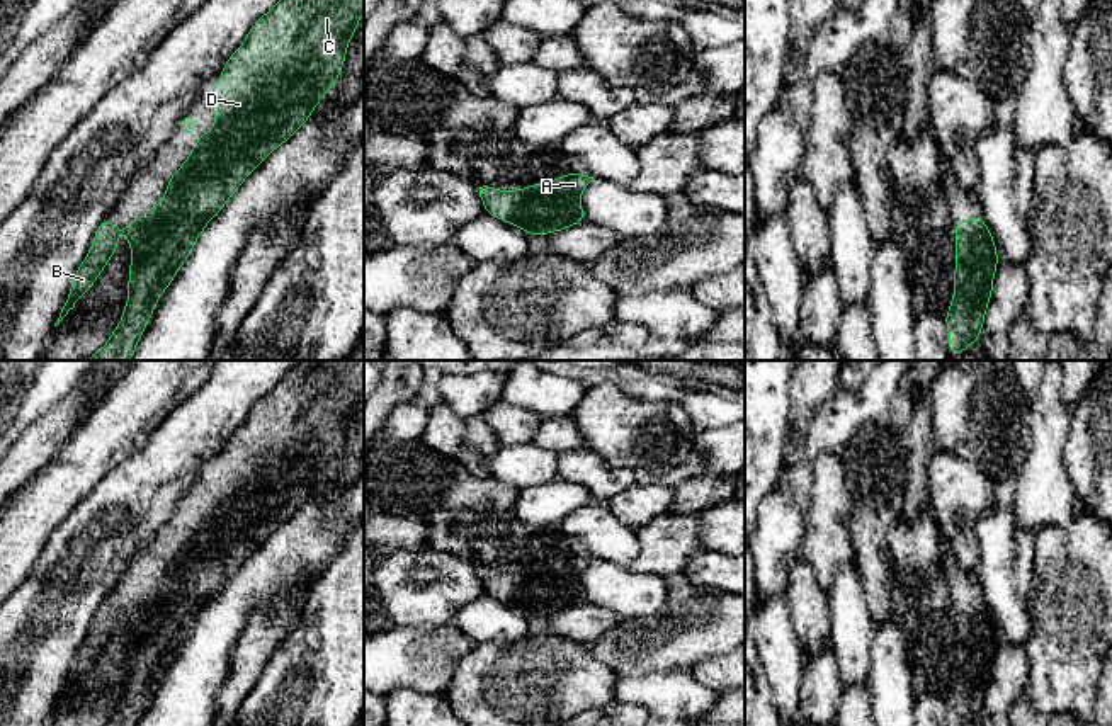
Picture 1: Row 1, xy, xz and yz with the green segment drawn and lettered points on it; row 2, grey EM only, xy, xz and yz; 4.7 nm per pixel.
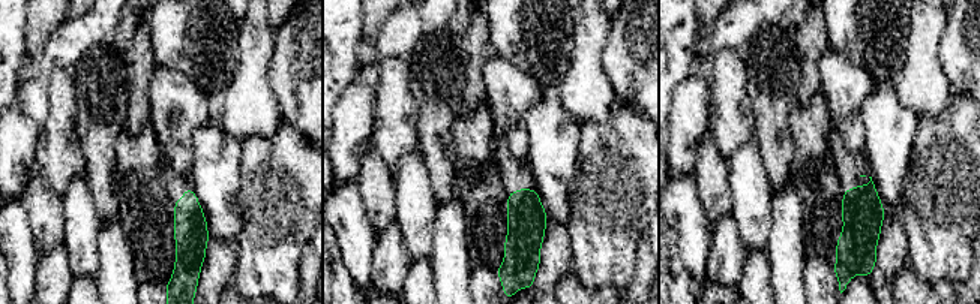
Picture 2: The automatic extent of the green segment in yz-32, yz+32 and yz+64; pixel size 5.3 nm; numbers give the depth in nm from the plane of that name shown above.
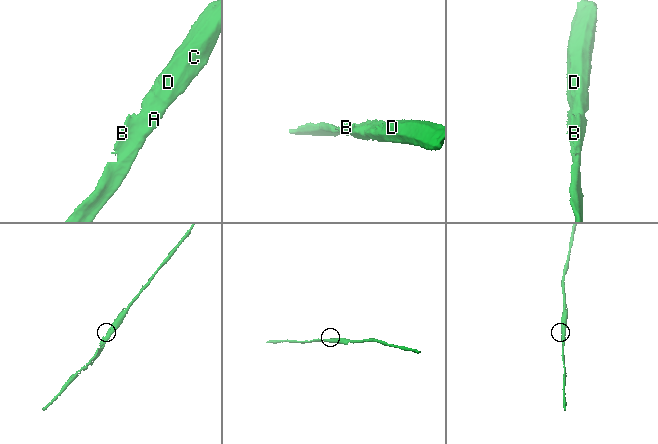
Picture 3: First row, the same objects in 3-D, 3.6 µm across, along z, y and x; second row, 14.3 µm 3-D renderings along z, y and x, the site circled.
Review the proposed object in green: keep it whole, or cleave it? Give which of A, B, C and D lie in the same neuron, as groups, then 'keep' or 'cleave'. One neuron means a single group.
A B C D; keep

